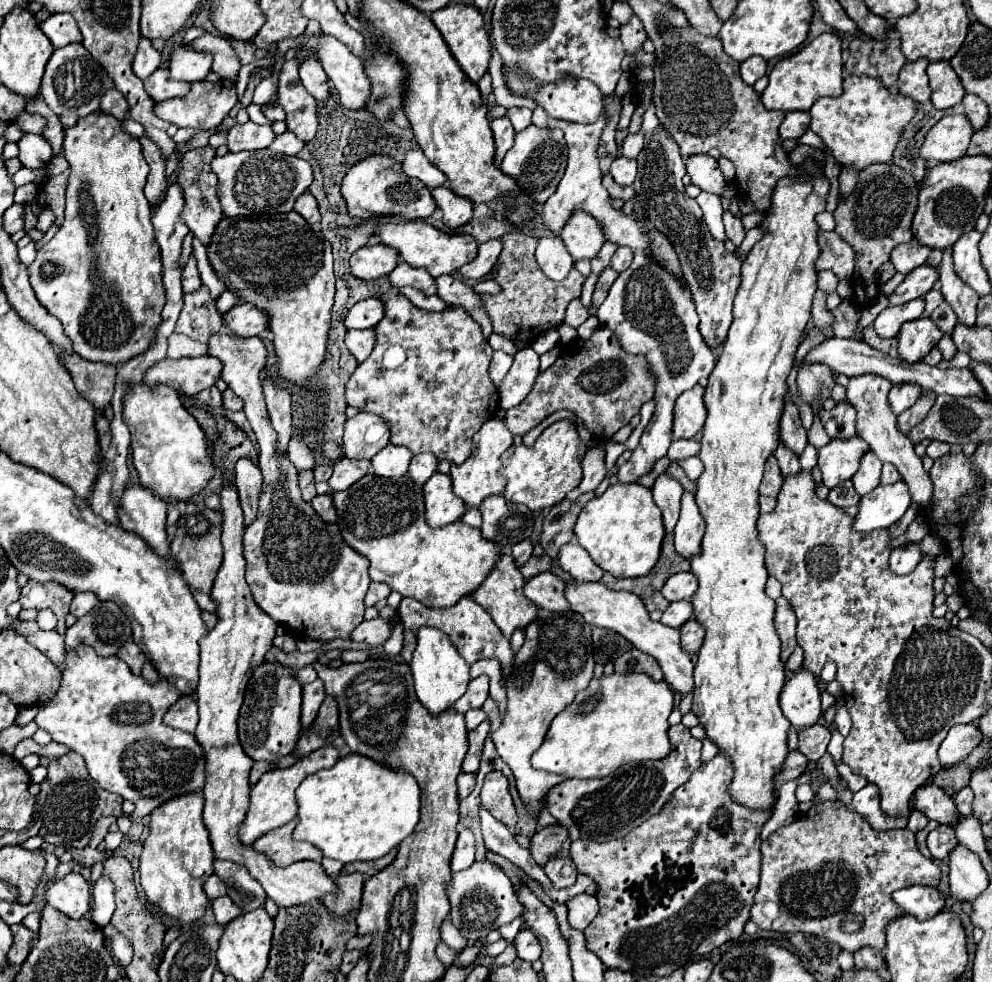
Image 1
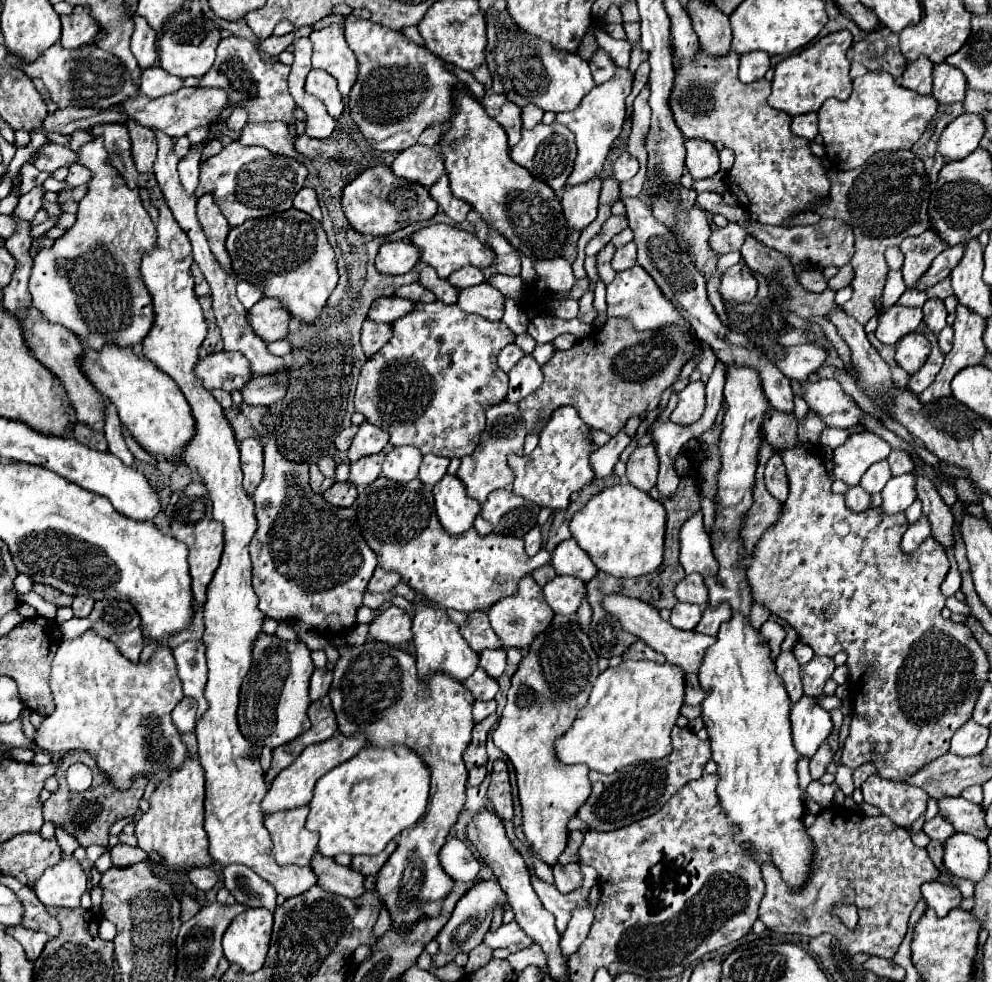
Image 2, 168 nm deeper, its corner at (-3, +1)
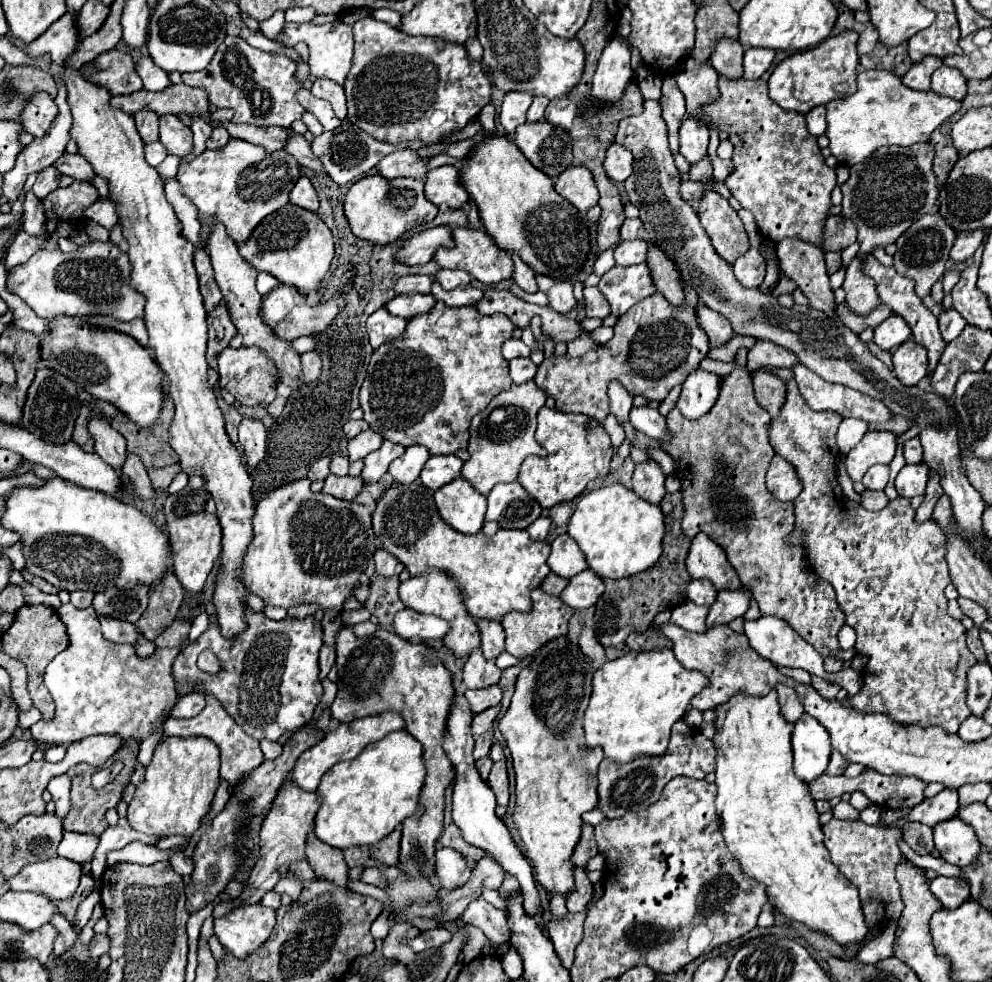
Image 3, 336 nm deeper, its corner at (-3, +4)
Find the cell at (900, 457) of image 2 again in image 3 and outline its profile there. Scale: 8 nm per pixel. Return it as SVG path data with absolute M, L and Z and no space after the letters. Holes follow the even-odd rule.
M912 438L904 444L904 460L906 464L920 464L922 462L922 446L918 438Z

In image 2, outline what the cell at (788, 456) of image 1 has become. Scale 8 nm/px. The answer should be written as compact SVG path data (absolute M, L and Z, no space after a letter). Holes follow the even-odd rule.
M768 409L768 413L764 415L764 435L766 441L776 449L788 449L792 445L796 445L796 417L794 413L780 413L776 409Z

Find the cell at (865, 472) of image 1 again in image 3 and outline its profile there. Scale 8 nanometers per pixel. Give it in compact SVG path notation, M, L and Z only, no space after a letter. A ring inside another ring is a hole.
M874 464L868 468L868 472L864 474L862 478L862 484L868 488L868 490L884 490L886 482L888 482L888 466L886 464Z

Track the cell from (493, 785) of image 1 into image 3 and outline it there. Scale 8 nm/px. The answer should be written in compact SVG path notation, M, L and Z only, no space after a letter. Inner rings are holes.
M494 744L490 750L490 758L494 762L490 776L488 776L488 786L494 790L498 806L508 806L508 770L506 770L506 756L502 752L500 744Z

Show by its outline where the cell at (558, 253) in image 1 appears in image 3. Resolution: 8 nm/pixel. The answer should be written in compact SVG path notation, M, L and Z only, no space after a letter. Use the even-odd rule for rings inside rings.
M536 274L536 282L538 282L538 288L548 296L552 310L564 314L576 304L576 298L572 294L572 280Z

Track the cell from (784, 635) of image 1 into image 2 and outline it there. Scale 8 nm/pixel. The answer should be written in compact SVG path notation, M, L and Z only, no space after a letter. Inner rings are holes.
M786 627L786 639L782 643L782 653L778 655L776 659L776 673L780 675L788 695L790 695L790 701L796 703L804 691L802 691L802 681L800 681L800 675L798 675L798 661L794 659L792 655L792 643L798 641L798 635L792 627Z

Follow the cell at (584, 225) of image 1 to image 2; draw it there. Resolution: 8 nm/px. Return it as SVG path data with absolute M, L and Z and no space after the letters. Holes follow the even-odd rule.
M596 177L584 185L566 185L560 193L564 217L572 229L582 231L596 219L602 181Z

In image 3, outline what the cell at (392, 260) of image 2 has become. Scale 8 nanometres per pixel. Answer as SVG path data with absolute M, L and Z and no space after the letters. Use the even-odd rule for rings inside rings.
M438 226L438 228L428 228L424 232L414 234L412 238L404 240L404 246L396 252L396 260L406 266L420 266L432 260L436 248L440 246L452 246L452 236L450 228Z

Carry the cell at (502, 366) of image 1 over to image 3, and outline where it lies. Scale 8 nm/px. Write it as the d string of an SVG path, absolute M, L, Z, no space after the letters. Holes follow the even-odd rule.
M510 338L502 346L502 354L504 354L506 360L512 360L512 358L518 358L518 356L528 356L530 354L530 348L522 340Z

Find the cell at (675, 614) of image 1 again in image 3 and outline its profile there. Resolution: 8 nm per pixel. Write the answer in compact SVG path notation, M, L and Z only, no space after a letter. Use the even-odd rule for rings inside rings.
M684 600L680 606L676 606L672 610L670 622L684 630L690 630L690 632L704 632L706 630L706 614L708 614L706 606L696 606L694 602Z

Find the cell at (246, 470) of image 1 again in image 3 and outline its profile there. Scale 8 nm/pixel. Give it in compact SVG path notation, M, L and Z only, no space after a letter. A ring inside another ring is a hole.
M244 418L240 424L240 446L248 458L248 466L256 468L260 458L266 454L266 428L260 420Z

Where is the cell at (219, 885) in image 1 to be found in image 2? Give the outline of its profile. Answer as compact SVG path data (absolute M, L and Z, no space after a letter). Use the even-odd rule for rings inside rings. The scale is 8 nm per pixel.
M196 867L196 869L190 869L188 871L188 879L192 885L196 885L200 891L208 891L212 889L216 883L218 883L218 877L212 869L208 867Z

